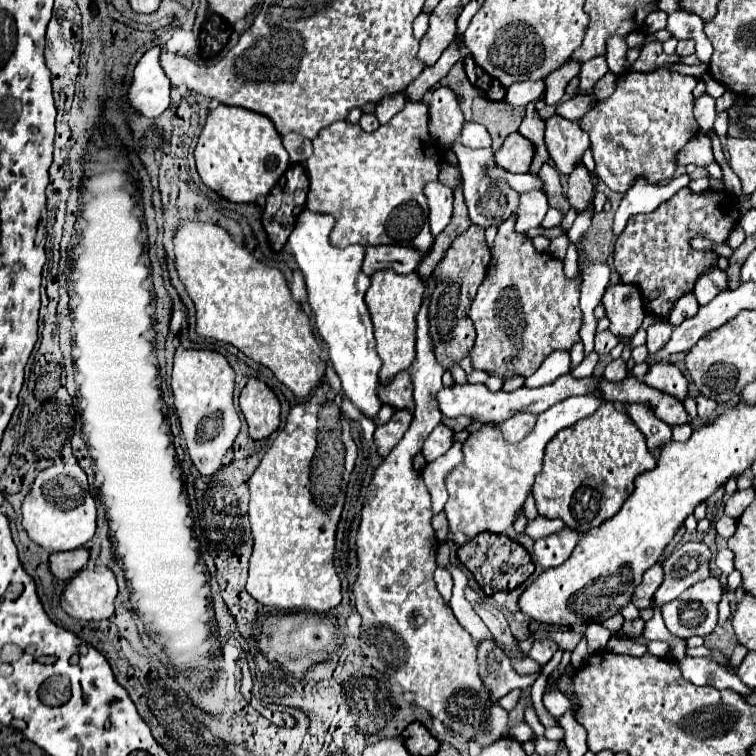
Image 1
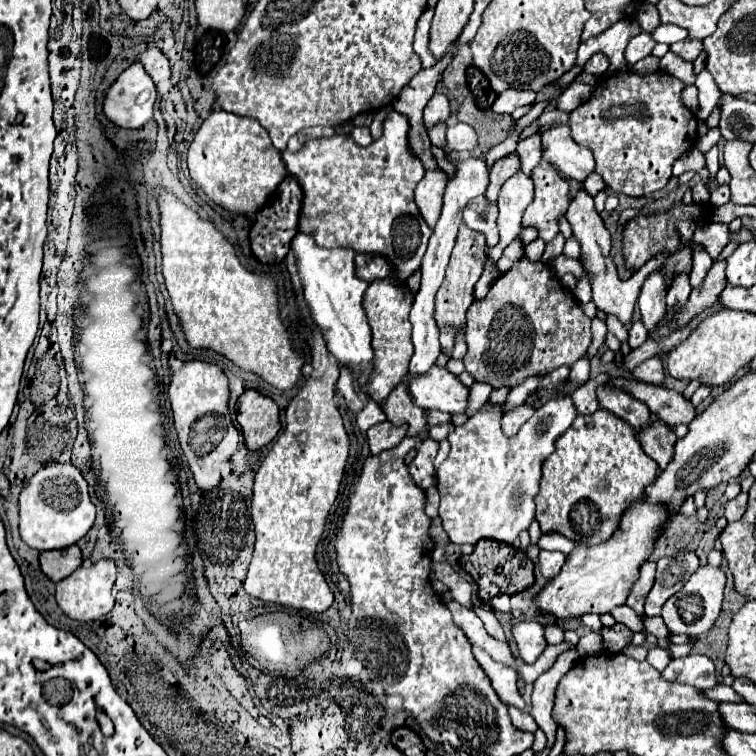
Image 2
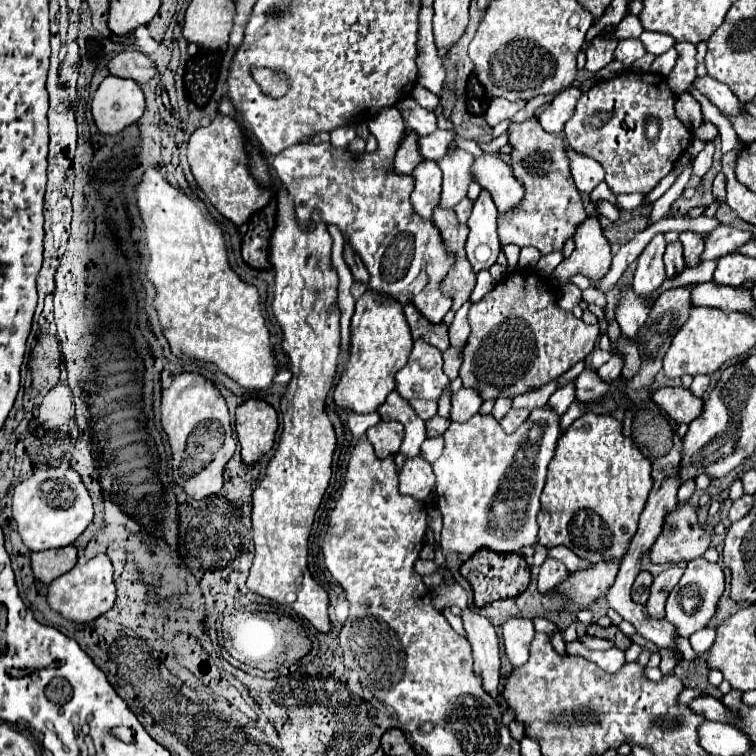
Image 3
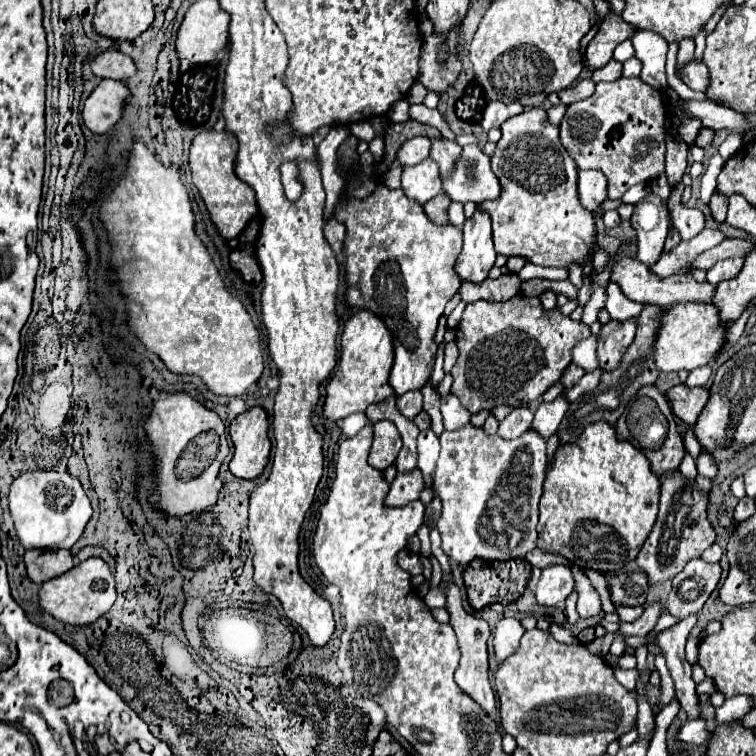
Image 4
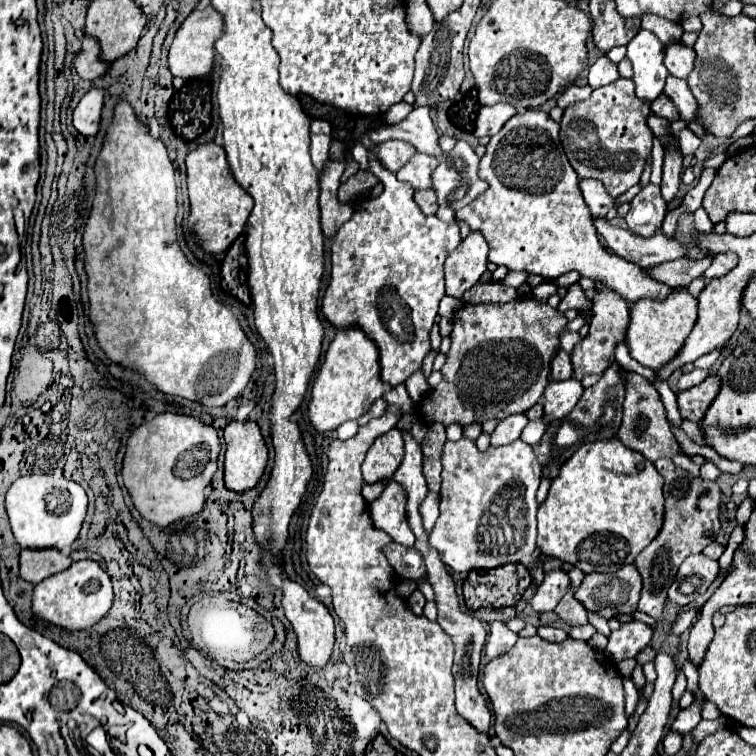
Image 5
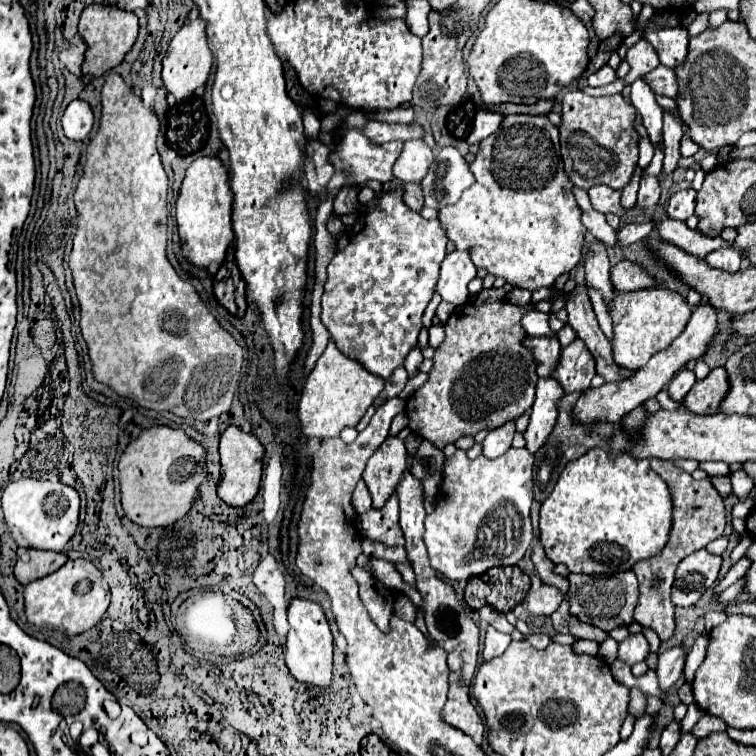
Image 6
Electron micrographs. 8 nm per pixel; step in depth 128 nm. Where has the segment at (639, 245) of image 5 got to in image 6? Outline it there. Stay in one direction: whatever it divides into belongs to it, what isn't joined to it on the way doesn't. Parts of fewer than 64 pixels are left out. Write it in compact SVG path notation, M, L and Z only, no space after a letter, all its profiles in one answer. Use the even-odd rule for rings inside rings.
M572 186L572 194L576 196L576 204L582 210L582 224L586 226L588 232L592 232L594 238L604 242L606 246L616 246L616 230L612 230L606 222L606 216L596 212L588 200L588 192L584 188Z

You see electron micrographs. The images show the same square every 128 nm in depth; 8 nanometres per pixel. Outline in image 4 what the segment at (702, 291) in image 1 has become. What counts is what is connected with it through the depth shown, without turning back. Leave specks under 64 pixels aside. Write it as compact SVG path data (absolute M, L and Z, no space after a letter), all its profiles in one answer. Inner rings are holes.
M676 184L676 186L670 190L668 208L670 208L672 224L674 224L674 228L680 232L682 240L690 240L690 238L694 238L698 232L704 230L704 214L698 209L682 206L680 196L682 196L684 187L683 184Z

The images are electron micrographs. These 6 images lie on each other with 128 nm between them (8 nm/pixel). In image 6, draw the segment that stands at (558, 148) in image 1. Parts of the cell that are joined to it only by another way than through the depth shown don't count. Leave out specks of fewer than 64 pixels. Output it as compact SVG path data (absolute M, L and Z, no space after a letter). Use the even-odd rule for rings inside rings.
M604 184L600 186L594 186L588 190L590 194L590 202L592 202L592 208L602 212L602 214L616 214L616 216L624 216L624 208L620 204L620 190L612 190Z

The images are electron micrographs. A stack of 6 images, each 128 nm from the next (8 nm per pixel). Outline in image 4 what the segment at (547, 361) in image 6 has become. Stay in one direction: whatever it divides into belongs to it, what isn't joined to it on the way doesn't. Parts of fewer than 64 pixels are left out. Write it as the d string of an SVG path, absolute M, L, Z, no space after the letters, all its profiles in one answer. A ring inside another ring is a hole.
M568 364L568 368L564 370L564 376L560 378L560 382L564 384L564 388L570 388L570 386L574 386L582 376L584 376L584 370L582 370L578 364Z

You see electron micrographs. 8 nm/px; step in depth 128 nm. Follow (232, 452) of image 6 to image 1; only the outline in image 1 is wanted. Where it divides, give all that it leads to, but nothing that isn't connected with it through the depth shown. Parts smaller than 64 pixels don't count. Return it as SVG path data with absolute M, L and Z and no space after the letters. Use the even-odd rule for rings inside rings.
M250 378L240 392L240 410L248 422L252 440L268 438L280 426L280 402L260 380Z

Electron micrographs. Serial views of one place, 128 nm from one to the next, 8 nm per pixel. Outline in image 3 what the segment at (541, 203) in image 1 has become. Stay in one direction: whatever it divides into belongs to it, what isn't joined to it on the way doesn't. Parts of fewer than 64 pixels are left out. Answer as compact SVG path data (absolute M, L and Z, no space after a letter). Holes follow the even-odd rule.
M482 154L482 156L474 158L472 182L480 184L482 190L490 192L500 214L518 206L524 196L524 188L512 176L510 166L494 154ZM482 270L477 274L476 286L470 295L472 303L480 301L495 286L495 280L491 276L489 270Z

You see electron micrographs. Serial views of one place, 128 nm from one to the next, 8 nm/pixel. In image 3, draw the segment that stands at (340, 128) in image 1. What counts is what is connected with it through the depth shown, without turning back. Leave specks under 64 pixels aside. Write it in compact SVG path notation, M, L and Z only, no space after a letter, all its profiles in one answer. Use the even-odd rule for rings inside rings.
M384 108L372 120L372 134L378 140L374 154L352 154L348 148L334 148L330 142L310 142L276 154L272 166L288 188L296 204L296 216L304 228L310 226L310 214L318 208L326 224L336 224L348 236L370 274L368 290L402 306L414 304L430 324L440 324L452 306L452 300L440 290L440 282L452 268L454 256L444 248L438 228L416 216L410 204L412 176L398 176L394 172L392 162L404 130L400 112Z

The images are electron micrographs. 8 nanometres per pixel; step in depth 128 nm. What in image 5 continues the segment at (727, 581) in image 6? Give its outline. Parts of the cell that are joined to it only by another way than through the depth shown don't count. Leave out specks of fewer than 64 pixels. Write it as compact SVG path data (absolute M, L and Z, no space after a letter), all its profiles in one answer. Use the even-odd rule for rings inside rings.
M694 607L682 613L673 624L670 635L680 635L688 630L694 623L697 614L701 611L701 607Z

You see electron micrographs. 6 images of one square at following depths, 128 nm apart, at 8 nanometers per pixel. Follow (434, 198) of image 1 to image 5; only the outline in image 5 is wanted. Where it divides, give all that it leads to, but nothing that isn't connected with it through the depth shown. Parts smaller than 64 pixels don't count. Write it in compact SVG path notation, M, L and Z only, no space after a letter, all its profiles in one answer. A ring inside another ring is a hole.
M416 152L412 156L412 160L408 160L408 164L404 164L396 176L398 180L402 182L408 182L414 190L422 190L422 188L432 188L432 180L430 180L430 174L432 170L436 168L438 160L428 156L428 154L420 154Z

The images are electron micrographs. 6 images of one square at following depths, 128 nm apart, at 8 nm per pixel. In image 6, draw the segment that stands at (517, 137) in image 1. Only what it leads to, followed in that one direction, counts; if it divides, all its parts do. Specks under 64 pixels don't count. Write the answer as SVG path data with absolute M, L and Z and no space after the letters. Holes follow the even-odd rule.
M452 252L444 258L436 292L442 300L462 306L468 302L468 282L476 276L476 266L470 260L470 252Z

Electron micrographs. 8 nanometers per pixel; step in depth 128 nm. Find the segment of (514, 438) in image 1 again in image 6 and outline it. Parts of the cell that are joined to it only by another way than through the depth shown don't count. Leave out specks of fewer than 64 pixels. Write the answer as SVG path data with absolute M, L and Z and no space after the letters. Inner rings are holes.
M508 422L508 424L502 424L500 428L496 430L490 430L488 436L484 438L482 442L482 454L486 458L496 458L500 454L504 454L510 444L512 444L512 438L516 434L516 428L514 428L514 422Z

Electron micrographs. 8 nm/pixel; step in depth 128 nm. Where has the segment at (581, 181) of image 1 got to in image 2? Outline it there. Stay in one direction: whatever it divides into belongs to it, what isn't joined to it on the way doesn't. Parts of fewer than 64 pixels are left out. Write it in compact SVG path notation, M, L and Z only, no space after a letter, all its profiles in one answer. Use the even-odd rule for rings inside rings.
M580 190L580 192L576 194L576 198L572 200L572 204L570 204L568 212L566 212L566 220L570 222L572 234L574 234L574 238L576 238L578 244L580 244L580 264L582 264L584 272L590 276L592 302L594 302L600 310L618 316L618 320L628 326L628 324L632 322L632 310L634 310L634 302L636 302L638 296L640 296L640 286L642 286L642 282L646 280L646 276L648 276L650 272L662 268L670 253L665 251L656 255L645 263L640 270L636 270L636 274L634 274L630 280L622 282L622 280L618 278L616 266L614 266L614 262L612 262L612 258L610 258L610 246L612 246L612 244L610 244L610 232L606 230L600 214L598 214L596 208L594 208L594 200L588 196L586 190Z

